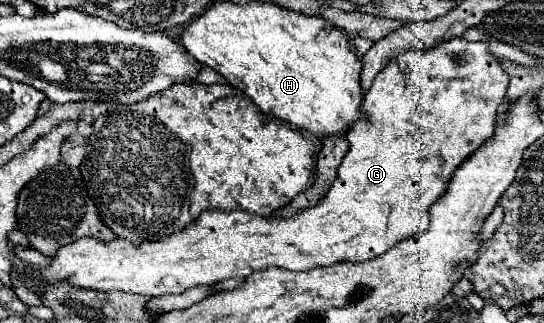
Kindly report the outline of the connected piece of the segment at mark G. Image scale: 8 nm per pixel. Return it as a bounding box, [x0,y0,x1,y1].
[25,38,507,296]

